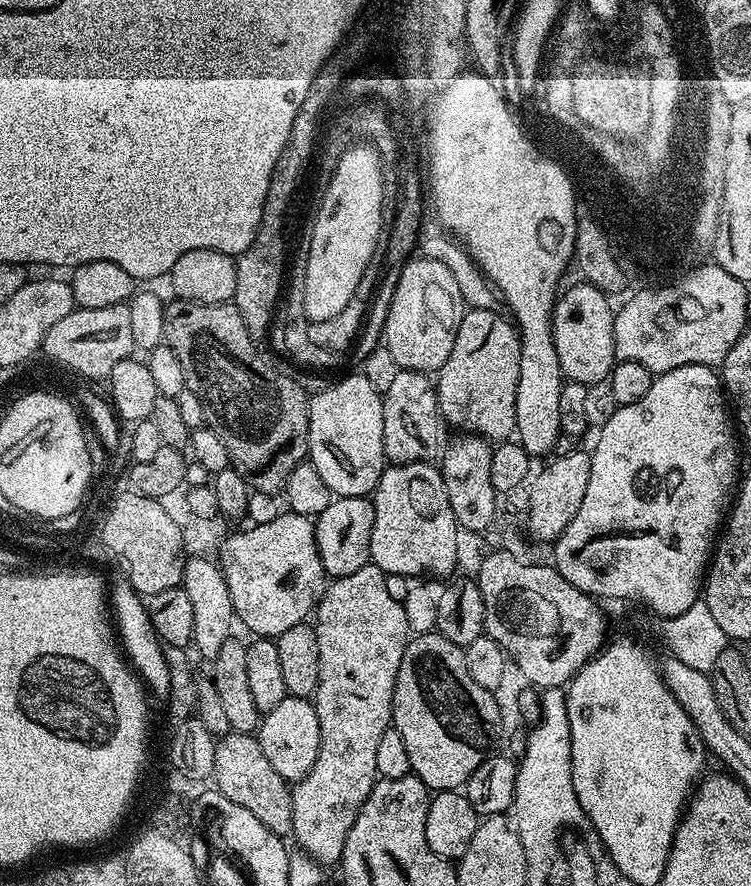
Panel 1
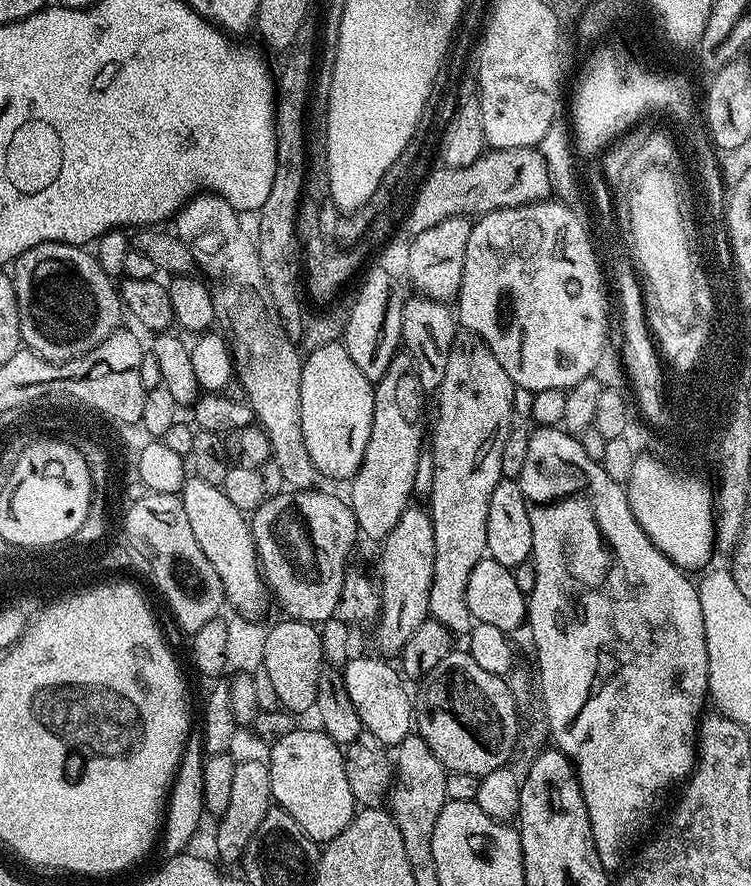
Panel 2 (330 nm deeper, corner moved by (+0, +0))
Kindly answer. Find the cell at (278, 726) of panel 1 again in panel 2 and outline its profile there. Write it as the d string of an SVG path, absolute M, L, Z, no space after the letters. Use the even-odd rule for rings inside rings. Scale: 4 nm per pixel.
M297 726L292 733L271 741L272 753L266 756L266 763L273 801L287 810L308 837L327 842L346 830L358 805L346 778L341 745L335 744L323 730L313 728Z

